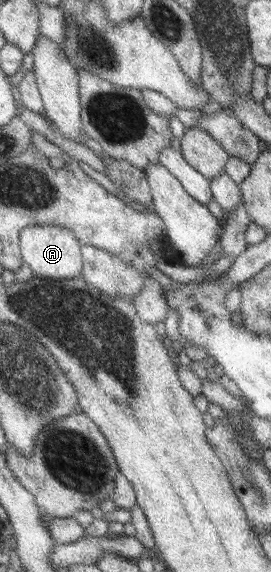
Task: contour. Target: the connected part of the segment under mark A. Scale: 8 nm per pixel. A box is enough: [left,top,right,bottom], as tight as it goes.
[18,225,83,280]

